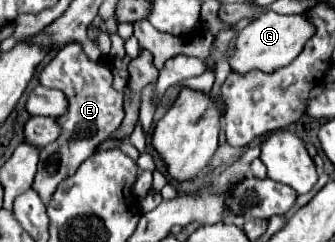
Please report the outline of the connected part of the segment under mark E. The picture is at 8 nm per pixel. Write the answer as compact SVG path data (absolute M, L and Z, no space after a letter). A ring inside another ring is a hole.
M66 44L64 48L60 48L58 54L40 72L38 80L46 88L62 90L68 100L68 112L58 118L58 124L62 126L58 140L40 148L38 174L32 186L40 194L44 204L48 204L56 186L68 176L72 176L76 168L96 152L98 144L112 136L116 128L120 128L124 116L124 98L112 88L112 70L104 62L92 62L84 54L80 44Z

